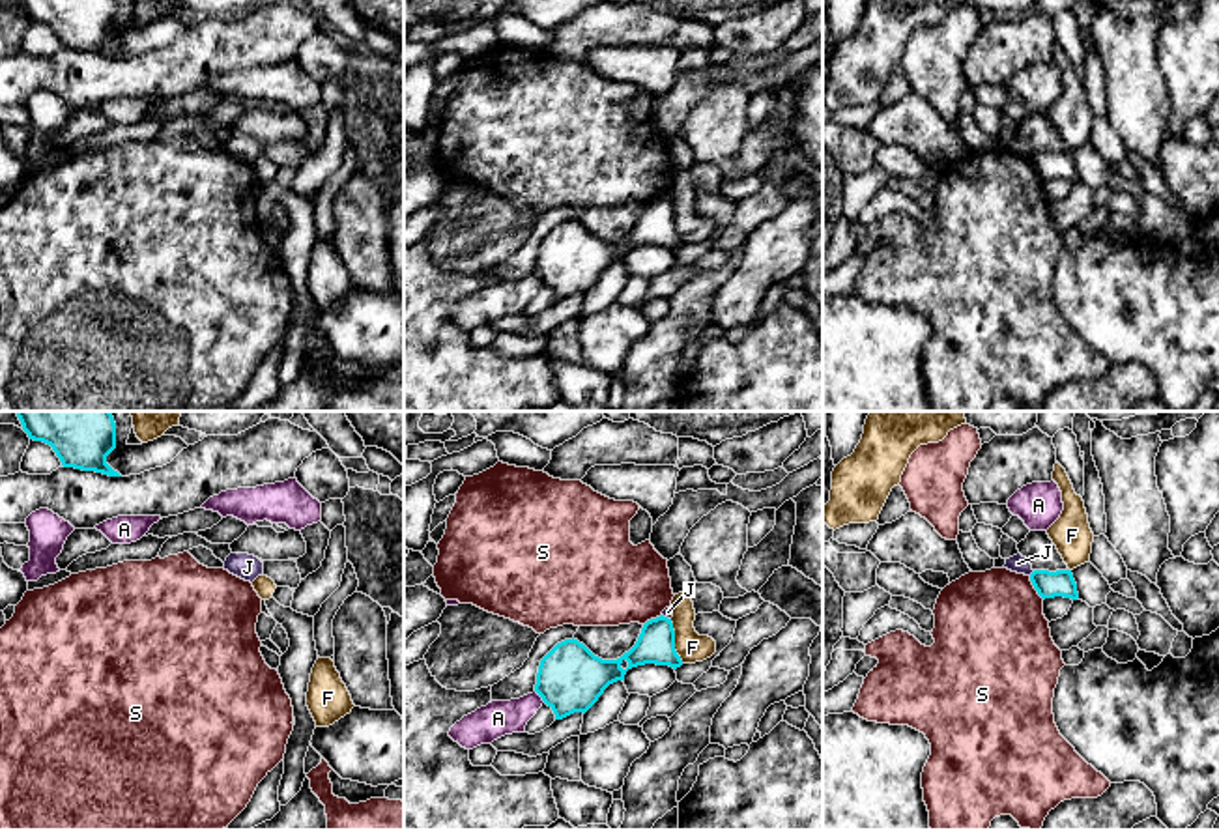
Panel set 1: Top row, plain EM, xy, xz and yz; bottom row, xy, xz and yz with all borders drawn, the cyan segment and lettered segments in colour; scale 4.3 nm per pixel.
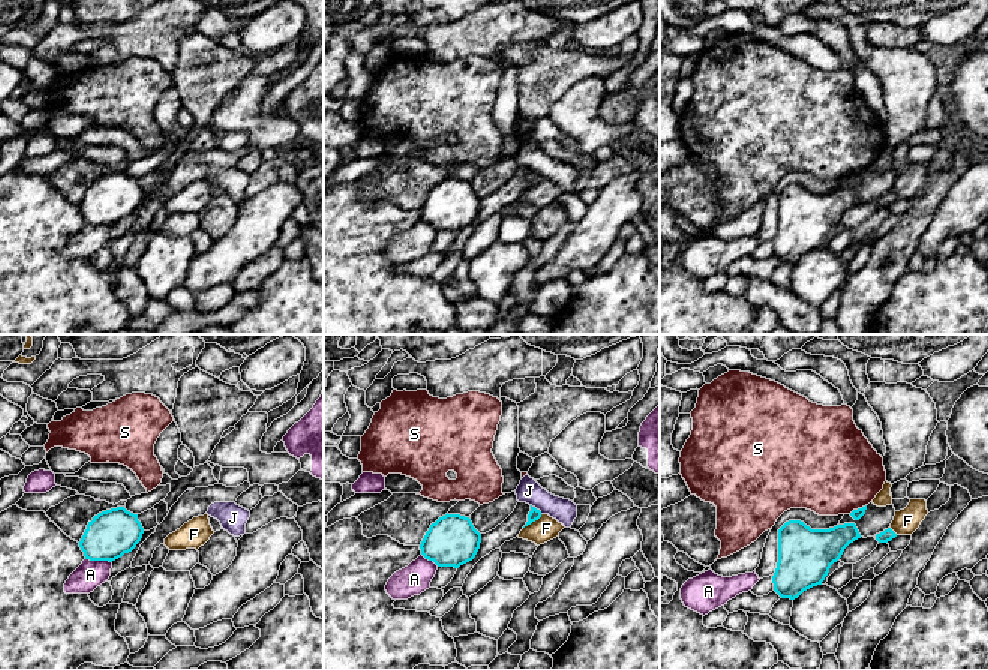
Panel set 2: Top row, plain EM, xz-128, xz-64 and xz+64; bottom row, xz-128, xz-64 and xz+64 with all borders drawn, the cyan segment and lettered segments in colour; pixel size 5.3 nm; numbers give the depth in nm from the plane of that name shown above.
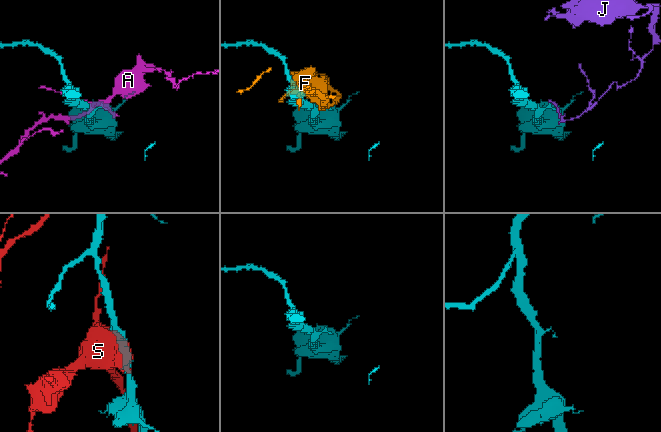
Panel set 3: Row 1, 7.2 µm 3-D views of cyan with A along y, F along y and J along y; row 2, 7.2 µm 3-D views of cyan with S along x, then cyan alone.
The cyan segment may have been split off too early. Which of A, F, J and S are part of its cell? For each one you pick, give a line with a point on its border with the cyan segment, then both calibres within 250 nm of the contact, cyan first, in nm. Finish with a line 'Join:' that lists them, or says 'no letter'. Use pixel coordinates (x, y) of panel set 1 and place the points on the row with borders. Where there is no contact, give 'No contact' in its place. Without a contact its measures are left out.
Join: no letter

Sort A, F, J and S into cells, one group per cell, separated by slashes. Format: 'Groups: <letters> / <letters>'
Groups: A / F / J / S

